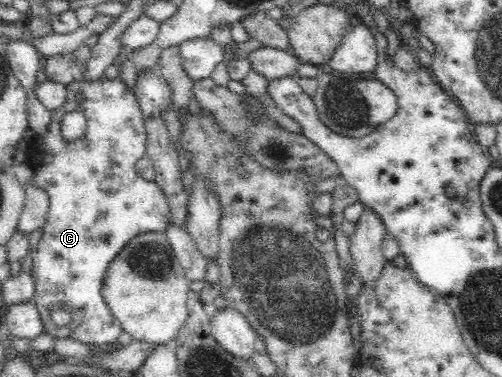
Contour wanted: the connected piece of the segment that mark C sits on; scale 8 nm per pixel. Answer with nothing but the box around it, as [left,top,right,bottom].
[22,75,172,345]

